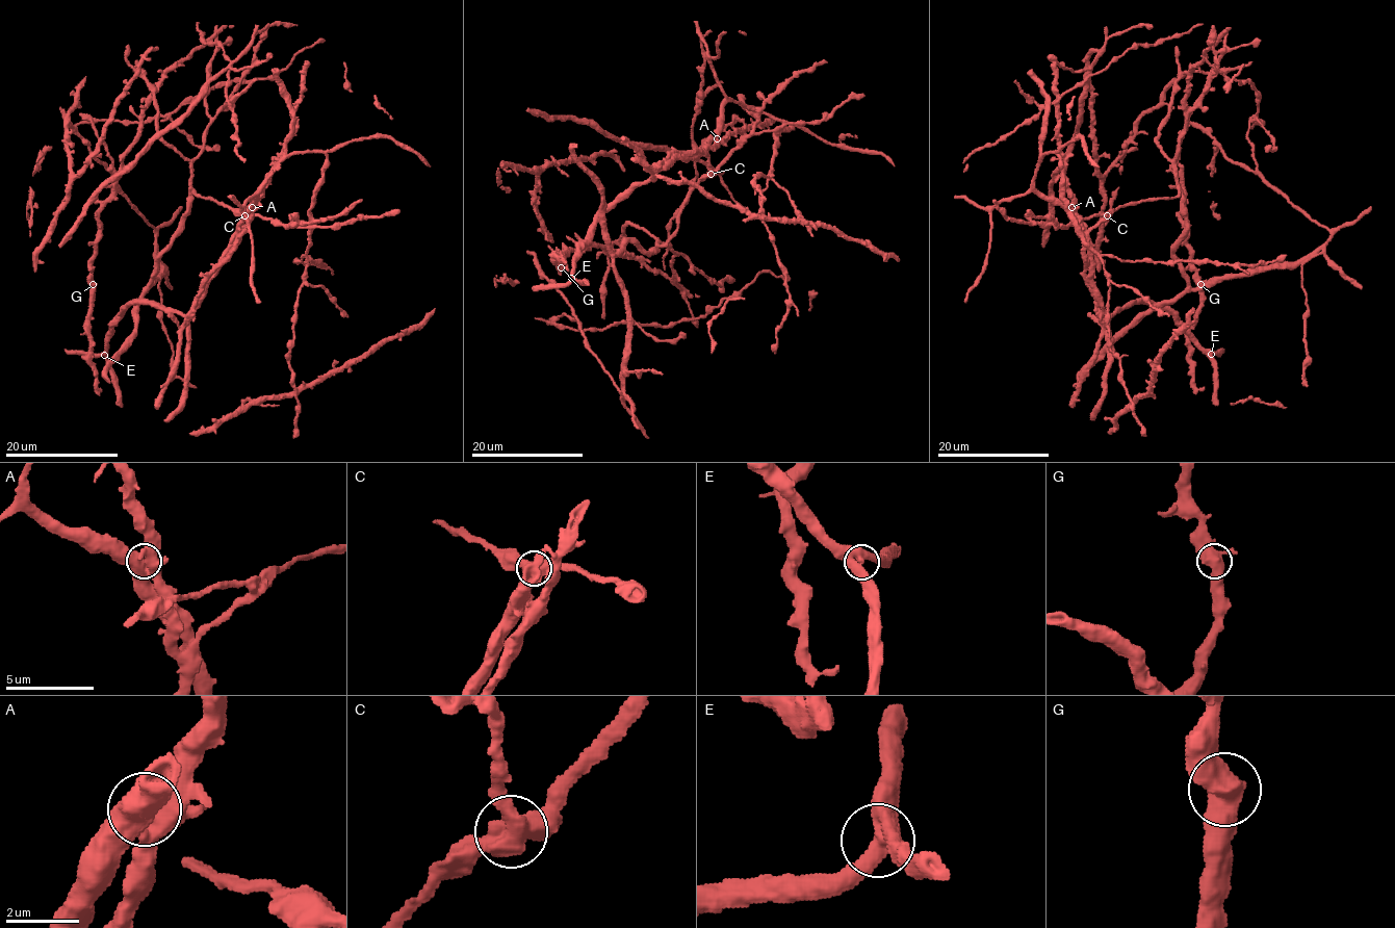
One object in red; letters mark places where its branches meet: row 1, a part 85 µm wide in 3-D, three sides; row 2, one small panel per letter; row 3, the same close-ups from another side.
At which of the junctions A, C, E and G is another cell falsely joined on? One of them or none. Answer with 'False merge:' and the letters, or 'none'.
False merge: none

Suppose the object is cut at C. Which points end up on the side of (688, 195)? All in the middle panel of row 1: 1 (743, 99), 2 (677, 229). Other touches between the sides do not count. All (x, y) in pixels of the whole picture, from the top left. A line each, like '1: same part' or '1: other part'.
1: other part
2: same part

